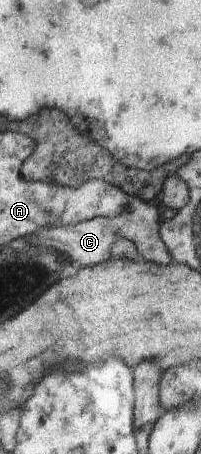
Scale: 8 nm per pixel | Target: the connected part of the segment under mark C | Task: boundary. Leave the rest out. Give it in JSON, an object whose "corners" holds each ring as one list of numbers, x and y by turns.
{"corners":[[159,193,153,200,145,202,137,197,130,198,130,204,123,212,111,218,97,217,89,221,78,222,67,226,49,227,38,230,37,233,30,235,29,239,32,246,52,247,59,250,69,258,70,261,79,262,81,267,93,266,111,258,111,250,119,237,134,242,140,256,145,261,155,264,166,265,172,261,165,244,159,234,159,223,161,214,159,208,162,206,163,193]]}

